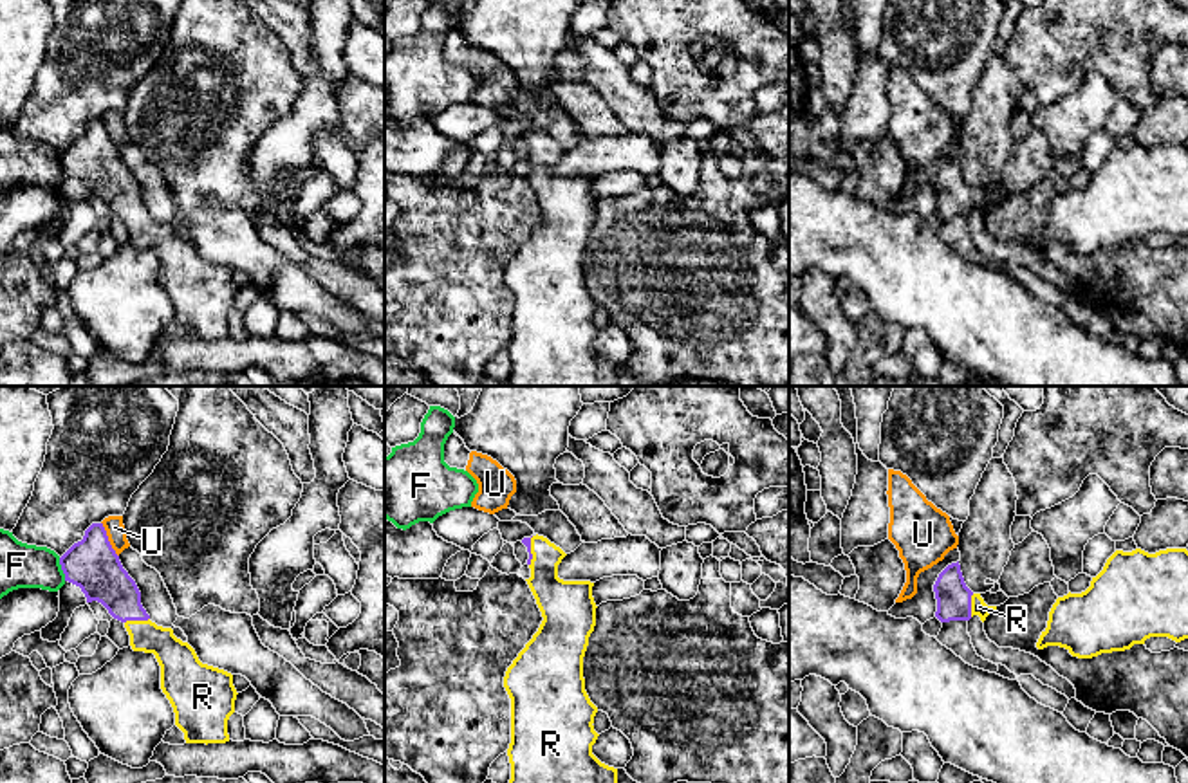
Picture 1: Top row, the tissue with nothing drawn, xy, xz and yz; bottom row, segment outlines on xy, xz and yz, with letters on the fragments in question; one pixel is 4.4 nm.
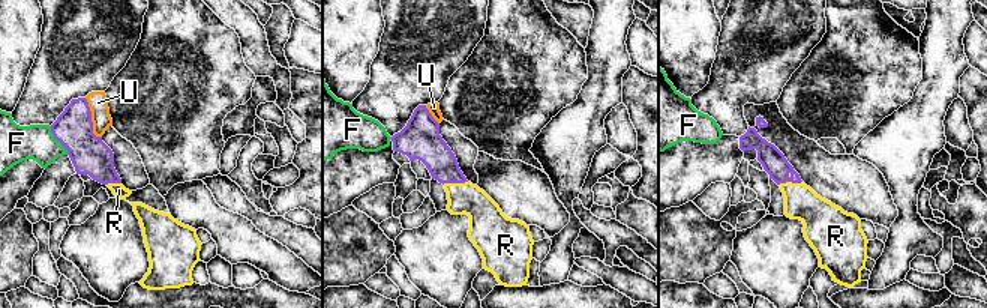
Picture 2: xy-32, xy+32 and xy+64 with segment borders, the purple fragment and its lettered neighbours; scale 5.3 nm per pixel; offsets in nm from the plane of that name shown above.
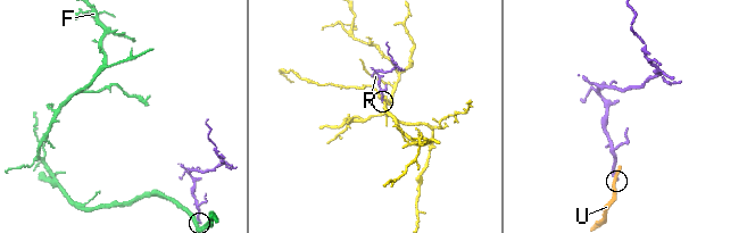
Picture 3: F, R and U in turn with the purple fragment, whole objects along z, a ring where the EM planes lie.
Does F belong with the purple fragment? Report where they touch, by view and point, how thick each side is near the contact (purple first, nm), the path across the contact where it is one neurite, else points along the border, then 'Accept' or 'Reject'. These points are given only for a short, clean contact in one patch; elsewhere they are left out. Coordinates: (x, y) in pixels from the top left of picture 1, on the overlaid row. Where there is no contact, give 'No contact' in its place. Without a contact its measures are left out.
Touches purple at xy (62, 569). Thickness 240 nm (purple) against 200 nm. Boundary: xy (58, 558), (65, 580). Reject

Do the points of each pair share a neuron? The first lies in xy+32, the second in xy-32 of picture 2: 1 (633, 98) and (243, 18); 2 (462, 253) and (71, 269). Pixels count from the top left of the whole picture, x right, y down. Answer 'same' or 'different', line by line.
1: different
2: different

